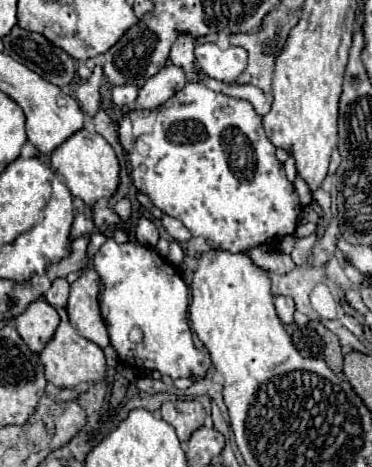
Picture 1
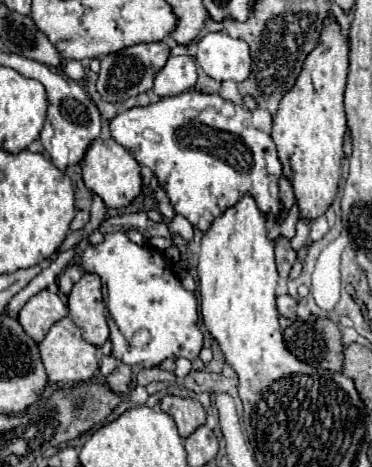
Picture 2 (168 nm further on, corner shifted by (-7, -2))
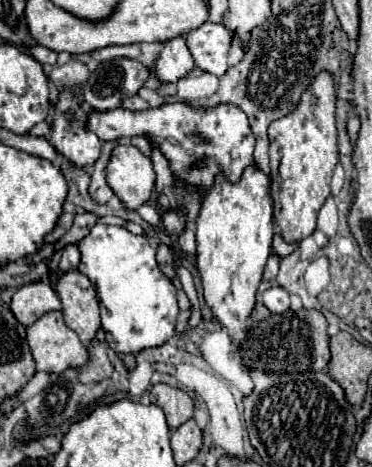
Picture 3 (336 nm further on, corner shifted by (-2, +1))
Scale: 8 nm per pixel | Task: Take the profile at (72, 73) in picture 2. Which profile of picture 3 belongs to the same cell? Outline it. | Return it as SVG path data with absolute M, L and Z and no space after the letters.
M37 45L37 47L31 47L29 53L31 53L39 63L43 63L43 65L55 65L55 63L57 63L57 53L51 51L51 49L47 49L47 47Z

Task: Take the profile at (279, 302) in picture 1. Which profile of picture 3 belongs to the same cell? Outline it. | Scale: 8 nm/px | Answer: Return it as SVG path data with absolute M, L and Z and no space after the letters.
M273 285L271 289L267 289L261 301L271 313L285 313L289 309L289 293L279 285Z

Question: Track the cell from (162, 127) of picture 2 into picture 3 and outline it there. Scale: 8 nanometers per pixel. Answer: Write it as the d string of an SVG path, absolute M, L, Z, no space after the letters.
M181 101L163 103L145 111L129 111L125 107L117 107L111 111L91 113L87 127L97 133L101 141L127 141L135 135L147 137L149 143L157 145L157 149L169 161L171 173L185 185L199 189L201 197L207 195L219 173L225 175L227 181L237 183L245 167L255 165L255 135L249 127L247 115L239 107L227 103L221 103L213 109L193 107Z

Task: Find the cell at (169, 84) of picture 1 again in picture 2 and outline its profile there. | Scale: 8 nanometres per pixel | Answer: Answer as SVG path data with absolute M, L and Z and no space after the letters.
M170 56L166 66L156 74L152 92L160 98L176 96L194 88L198 68L192 56Z

